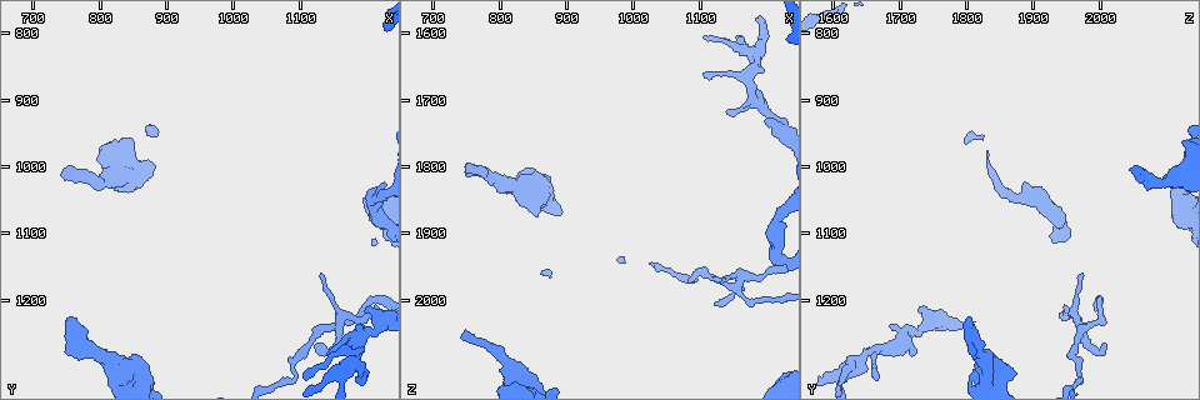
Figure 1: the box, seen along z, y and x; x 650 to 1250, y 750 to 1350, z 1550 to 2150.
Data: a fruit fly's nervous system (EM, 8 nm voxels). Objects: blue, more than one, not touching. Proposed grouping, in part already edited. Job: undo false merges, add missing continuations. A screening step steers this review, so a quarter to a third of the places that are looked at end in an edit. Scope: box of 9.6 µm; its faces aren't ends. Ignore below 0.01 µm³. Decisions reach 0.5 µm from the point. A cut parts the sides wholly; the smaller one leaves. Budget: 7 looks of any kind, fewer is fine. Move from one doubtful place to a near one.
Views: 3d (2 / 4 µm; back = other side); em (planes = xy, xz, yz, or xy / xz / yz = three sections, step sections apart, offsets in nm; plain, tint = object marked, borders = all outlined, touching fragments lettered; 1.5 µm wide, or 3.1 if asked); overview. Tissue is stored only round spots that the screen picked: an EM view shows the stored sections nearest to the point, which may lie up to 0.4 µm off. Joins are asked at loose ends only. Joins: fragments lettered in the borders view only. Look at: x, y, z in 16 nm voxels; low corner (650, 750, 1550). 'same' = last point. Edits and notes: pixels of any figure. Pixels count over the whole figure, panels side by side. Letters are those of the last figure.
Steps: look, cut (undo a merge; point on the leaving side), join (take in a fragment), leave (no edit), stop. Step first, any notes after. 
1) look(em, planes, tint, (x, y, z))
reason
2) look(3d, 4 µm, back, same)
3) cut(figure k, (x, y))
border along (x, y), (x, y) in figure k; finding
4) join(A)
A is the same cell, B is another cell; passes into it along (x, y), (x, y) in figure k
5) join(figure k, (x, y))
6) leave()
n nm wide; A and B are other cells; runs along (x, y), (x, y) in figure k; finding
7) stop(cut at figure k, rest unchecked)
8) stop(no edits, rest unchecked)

look(em, planes, borders, (755, 1275, 1815))
branch stops here

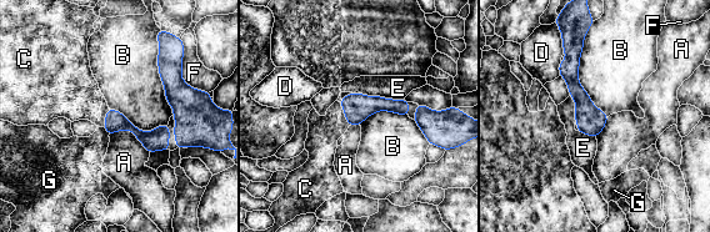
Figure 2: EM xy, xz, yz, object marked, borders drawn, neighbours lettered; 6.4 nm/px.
join(C)
C is the same cell, A, B, D, E, F and G are other cells; it goes on there

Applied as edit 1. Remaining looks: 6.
look(em, planes, borders, (745, 1010, 2060))
an open end

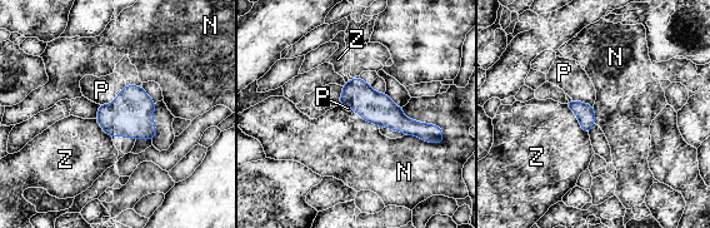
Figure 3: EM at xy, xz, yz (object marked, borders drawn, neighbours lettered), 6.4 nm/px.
join(P)
P is the same cell, N and Z are other cells; the neuron continues

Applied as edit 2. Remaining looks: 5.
look(3d, 4 µm, (1135, 1160, 1970))
thin end

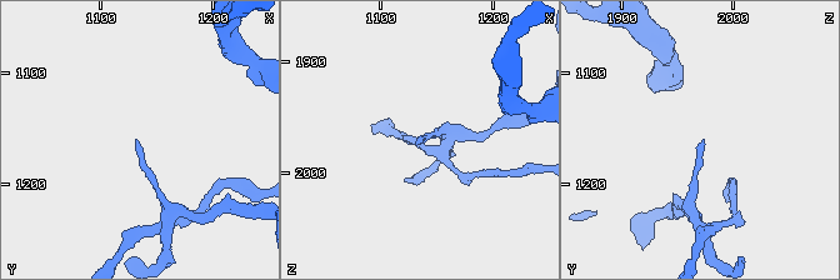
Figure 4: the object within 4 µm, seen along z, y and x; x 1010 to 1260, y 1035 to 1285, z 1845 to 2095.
look(em, planes, borders, (1130, 1158, 1972))

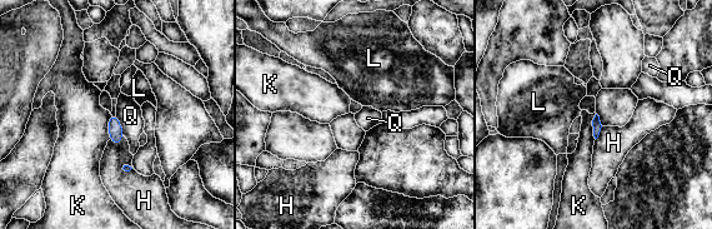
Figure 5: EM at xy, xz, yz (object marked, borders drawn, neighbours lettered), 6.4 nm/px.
leave()
70 nm wide; H, K, L and Q are other cells; no lettered fragment goes on from it

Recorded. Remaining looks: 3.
stop(join at figure 2, join at figure 3, rest unchecked)

